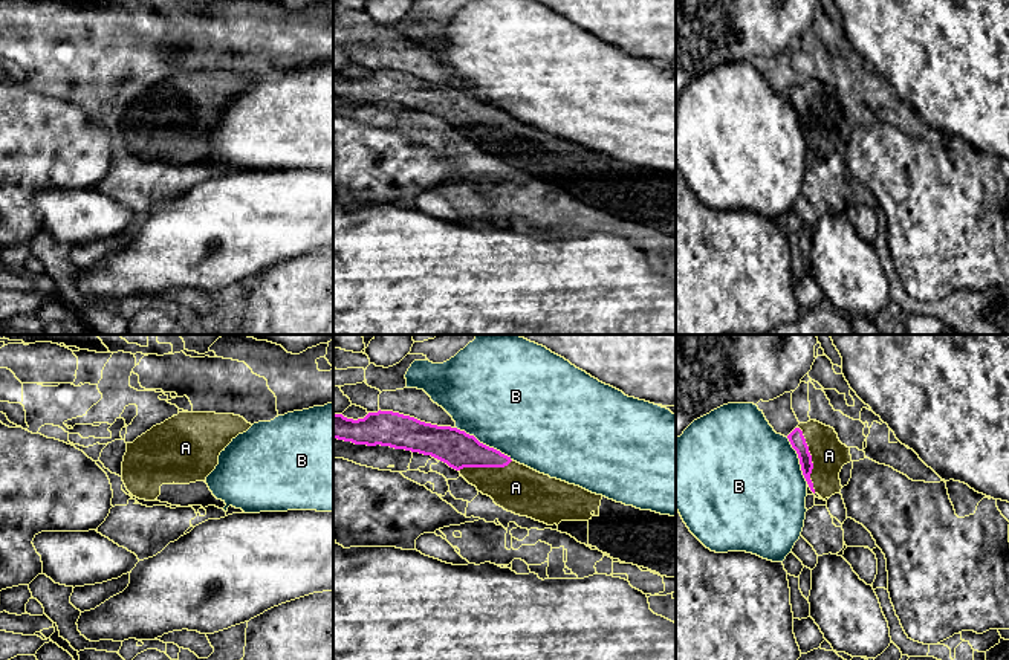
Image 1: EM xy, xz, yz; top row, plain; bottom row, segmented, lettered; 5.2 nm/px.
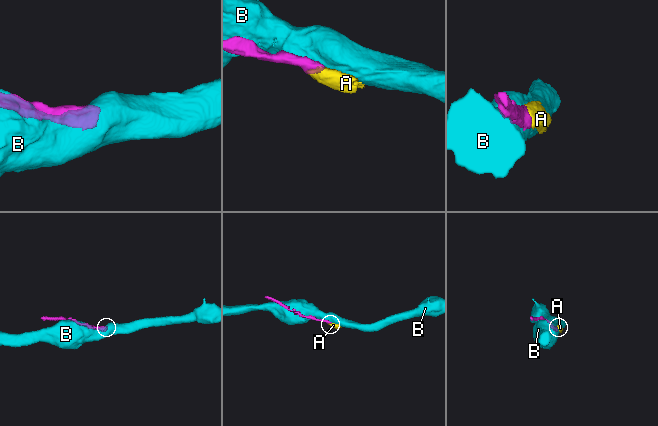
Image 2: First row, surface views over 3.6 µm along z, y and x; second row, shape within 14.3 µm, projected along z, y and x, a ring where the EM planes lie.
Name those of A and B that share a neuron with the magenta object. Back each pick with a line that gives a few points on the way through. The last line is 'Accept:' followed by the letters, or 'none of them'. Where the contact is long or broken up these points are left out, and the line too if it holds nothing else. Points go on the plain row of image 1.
A: across yz (795, 95), (811, 110), (811, 118), (829, 113)
Accept: A

